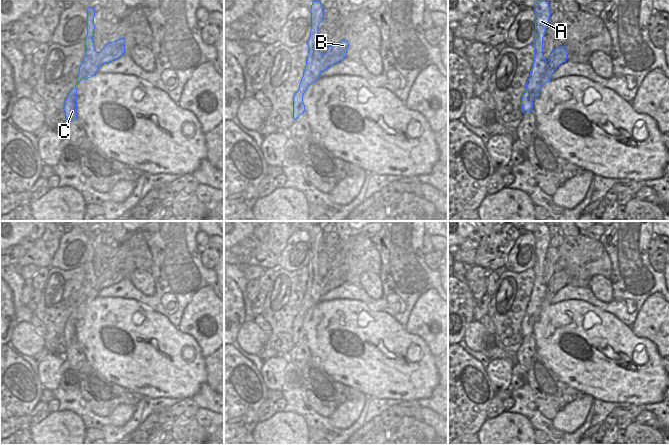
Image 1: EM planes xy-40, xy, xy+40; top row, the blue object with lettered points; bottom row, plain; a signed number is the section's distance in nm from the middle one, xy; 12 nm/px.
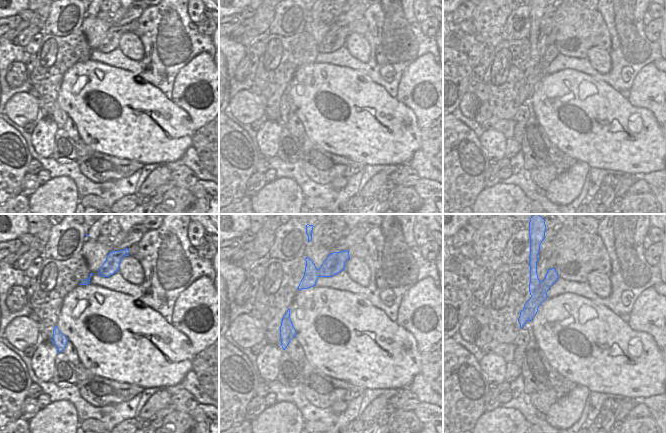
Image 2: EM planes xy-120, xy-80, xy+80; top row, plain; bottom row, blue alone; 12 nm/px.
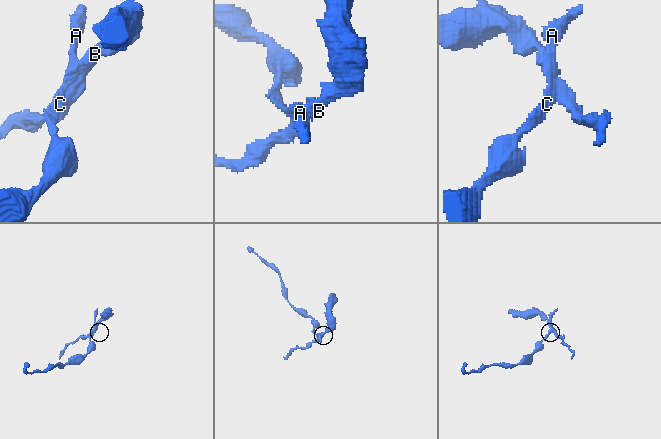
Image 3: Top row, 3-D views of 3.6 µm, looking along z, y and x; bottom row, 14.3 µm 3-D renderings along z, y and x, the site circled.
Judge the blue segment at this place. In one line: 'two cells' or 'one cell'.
two cells

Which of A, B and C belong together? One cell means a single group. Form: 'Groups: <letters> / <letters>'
Groups: A C / B

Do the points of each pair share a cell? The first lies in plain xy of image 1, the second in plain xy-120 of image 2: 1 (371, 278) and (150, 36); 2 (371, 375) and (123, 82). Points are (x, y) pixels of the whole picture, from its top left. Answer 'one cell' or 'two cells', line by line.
1: two cells
2: one cell

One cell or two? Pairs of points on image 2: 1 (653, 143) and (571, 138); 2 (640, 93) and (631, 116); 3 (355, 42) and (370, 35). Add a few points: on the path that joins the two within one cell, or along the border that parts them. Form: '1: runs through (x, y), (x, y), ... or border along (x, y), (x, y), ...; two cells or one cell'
1: runs through (633, 143), (622, 138), (591, 138); one cell
2: border along (627, 98), (634, 106), (647, 108), (655, 118); two cells
3: border along (362, 36), (369, 45), (368, 61); two cells

